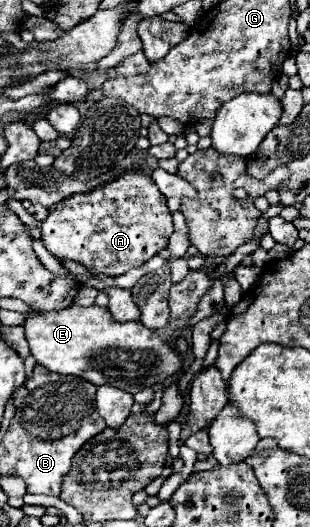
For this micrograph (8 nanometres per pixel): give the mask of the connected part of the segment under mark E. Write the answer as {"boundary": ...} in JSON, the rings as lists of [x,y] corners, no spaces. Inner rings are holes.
{"boundary":[[[78,306],[56,312],[30,312],[22,324],[30,352],[38,364],[58,374],[80,376],[96,386],[110,384],[130,394],[142,388],[158,388],[168,376],[180,370],[182,356],[176,348],[162,340],[154,330],[144,328],[140,322],[116,322],[108,308]]]}

